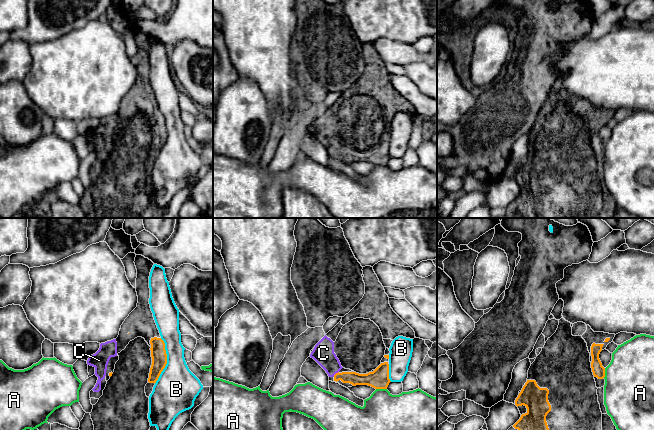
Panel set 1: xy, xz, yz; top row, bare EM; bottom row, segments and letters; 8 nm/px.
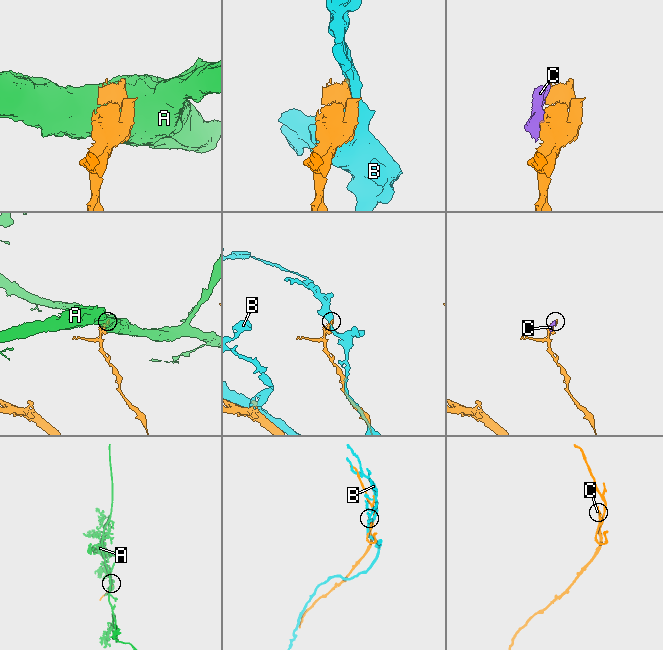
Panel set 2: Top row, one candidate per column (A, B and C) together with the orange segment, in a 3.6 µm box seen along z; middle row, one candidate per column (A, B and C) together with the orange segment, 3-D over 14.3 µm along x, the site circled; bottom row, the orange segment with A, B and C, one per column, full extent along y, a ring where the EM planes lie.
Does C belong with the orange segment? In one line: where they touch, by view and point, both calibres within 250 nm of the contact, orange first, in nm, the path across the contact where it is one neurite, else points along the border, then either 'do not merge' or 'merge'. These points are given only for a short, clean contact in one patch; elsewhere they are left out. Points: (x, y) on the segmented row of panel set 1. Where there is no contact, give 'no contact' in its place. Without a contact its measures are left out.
contact xz (335, 374); calibres 100 and 180 nm; merge

